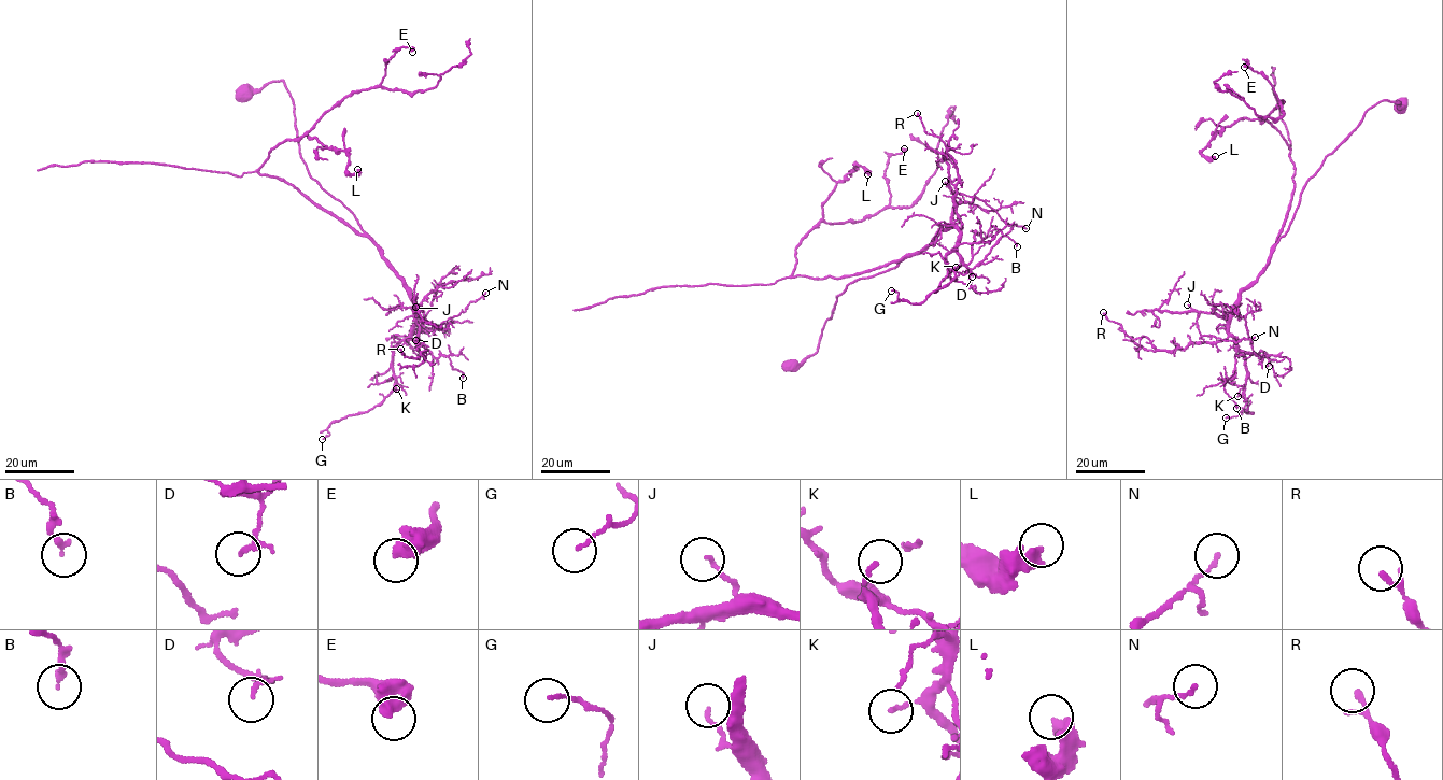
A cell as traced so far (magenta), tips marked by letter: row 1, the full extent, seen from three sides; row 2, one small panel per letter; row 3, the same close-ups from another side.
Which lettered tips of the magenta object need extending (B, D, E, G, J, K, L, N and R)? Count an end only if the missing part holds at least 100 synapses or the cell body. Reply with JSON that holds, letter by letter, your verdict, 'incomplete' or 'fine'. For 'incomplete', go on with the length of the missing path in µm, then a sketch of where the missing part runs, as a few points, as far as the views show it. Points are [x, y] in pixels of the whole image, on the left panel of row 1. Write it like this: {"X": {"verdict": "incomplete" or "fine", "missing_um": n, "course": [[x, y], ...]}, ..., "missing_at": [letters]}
{"B": {"verdict": "fine"}, "D": {"verdict": "fine"}, "E": {"verdict": "fine"}, "G": {"verdict": "fine"}, "J": {"verdict": "fine"}, "K": {"verdict": "fine"}, "L": {"verdict": "fine"}, "N": {"verdict": "fine"}, "R": {"verdict": "fine"}, "missing_at": []}

